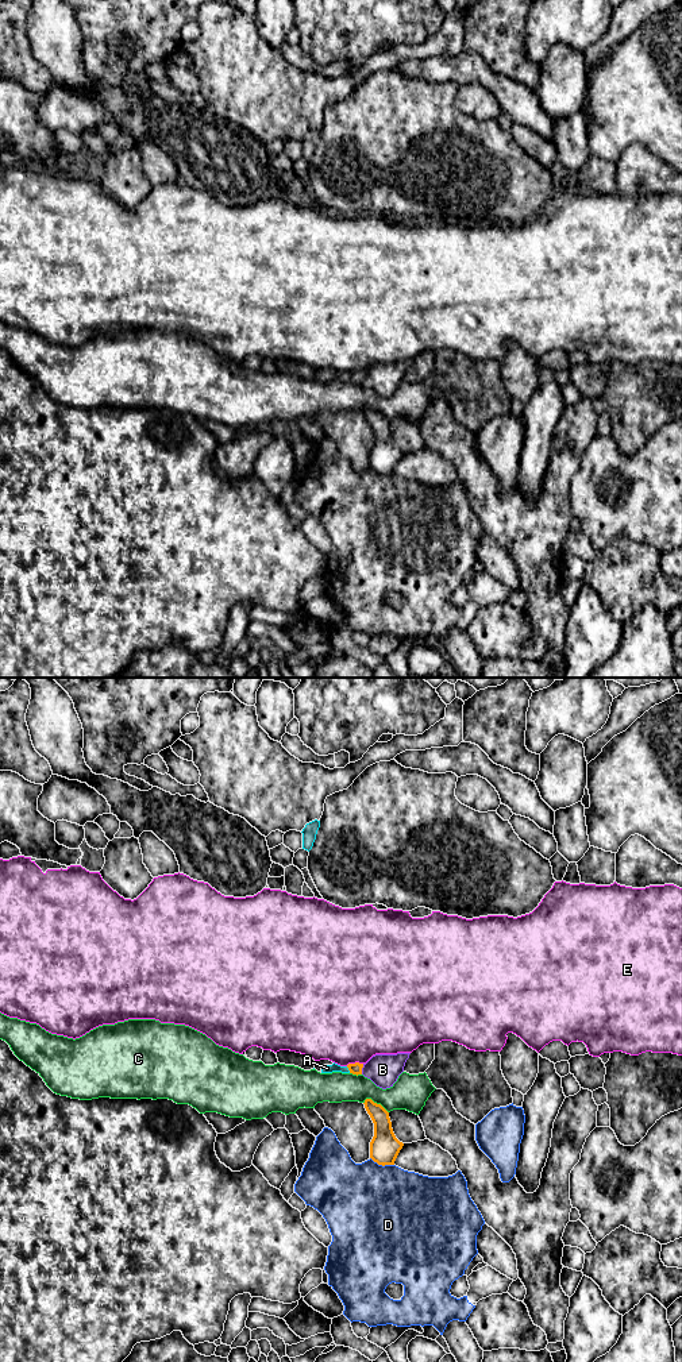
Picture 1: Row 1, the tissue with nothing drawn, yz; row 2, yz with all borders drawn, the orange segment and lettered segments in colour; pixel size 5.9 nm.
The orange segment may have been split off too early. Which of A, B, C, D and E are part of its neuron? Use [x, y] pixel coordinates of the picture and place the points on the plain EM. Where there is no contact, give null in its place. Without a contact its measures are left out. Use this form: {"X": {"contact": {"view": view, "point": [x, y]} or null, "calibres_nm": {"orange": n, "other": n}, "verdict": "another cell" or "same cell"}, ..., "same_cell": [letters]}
{"A": {"contact": {"view": "yz", "point": [349, 378]}, "calibres_nm": {"orange": 70, "other": 50}, "verdict": "same cell"}, "B": {"contact": {"view": "yz", "point": [361, 378]}, "calibres_nm": {"orange": 70, "other": 190}, "verdict": "another cell"}, "C": {"contact": {"view": "yz", "point": [376, 412]}, "calibres_nm": {"orange": 160, "other": 220}, "verdict": "another cell"}, "D": {"contact": {"view": "yz", "point": [382, 474]}, "calibres_nm": {"orange": 180, "other": 500}, "verdict": "another cell"}, "E": {"contact": {"view": "yz", "point": [355, 371]}, "calibres_nm": {"orange": 70, "other": 500}, "verdict": "another cell"}, "same_cell": ["A"]}

